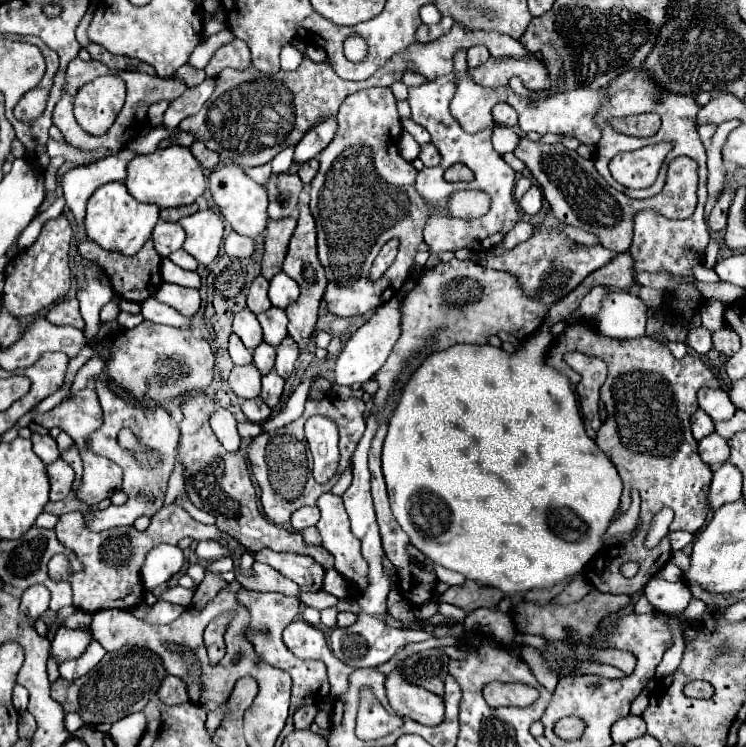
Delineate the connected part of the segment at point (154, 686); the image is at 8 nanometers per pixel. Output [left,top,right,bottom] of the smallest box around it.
[50,648,166,726]

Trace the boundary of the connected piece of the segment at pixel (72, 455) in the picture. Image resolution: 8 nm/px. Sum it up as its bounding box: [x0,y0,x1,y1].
[62,444,82,488]

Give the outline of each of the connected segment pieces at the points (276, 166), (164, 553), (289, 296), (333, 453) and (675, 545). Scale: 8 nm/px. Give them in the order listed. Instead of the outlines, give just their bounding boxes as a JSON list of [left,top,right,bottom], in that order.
[[270,148,294,174],[142,544,184,590],[268,274,298,308],[306,414,340,482],[668,532,692,550]]

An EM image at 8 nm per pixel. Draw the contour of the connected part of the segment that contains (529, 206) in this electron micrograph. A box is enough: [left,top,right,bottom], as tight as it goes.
[518,184,543,216]

